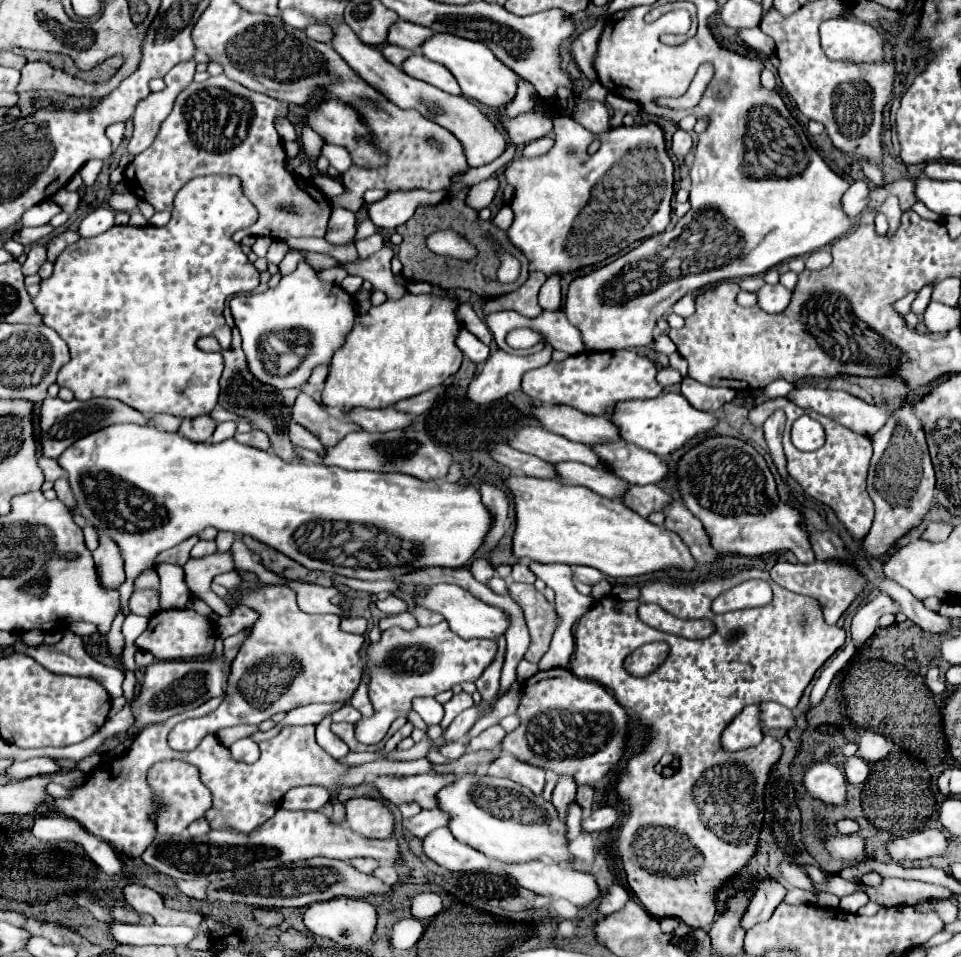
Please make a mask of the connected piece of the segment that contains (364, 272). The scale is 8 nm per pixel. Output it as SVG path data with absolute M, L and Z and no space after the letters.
M382 247L376 255L368 259L360 259L358 263L348 263L346 269L348 273L360 275L362 279L370 281L372 287L386 293L388 299L400 299L410 291L404 285L398 285L394 281L394 273L390 271L390 259L392 259L392 249Z

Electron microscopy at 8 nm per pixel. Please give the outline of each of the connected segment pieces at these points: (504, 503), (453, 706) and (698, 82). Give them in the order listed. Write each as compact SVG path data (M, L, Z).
M486 481L480 483L480 493L482 493L484 505L488 505L488 509L492 509L492 515L494 515L492 533L488 533L486 543L496 543L504 535L504 521L508 515L508 495L500 487Z
M458 693L454 694L453 697L446 702L444 707L444 717L440 722L440 726L443 730L454 721L454 717L458 715L458 713L462 713L464 709L468 709L468 707L472 707L474 705L474 701L472 701L472 697L468 695L468 693Z
M709 63L700 65L690 84L690 89L684 97L680 97L680 99L660 99L658 105L660 107L670 107L670 109L692 109L694 105L698 105L698 101L704 95L712 77L714 77L714 67Z

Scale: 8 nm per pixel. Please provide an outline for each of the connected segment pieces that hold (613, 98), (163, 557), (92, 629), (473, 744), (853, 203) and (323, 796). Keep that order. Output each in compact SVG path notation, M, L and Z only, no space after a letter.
M608 93L608 95L606 95L606 103L608 103L614 111L614 116L612 116L609 121L611 128L621 126L623 118L627 113L634 113L634 111L640 109L636 103L632 103L632 101L616 95L616 93Z
M192 535L192 537L184 539L180 545L176 545L176 547L172 547L172 549L160 553L160 557L156 559L156 563L160 563L160 561L168 561L168 563L184 565L184 563L190 559L190 551L192 551L192 547L194 547L198 541L200 541L198 535Z
M78 621L78 622L74 622L74 623L71 623L70 626L69 626L69 629L81 636L81 637L90 637L91 634L94 634L95 632L97 632L97 627L92 624L92 623L87 623L87 622L84 622L84 621Z
M490 727L470 739L470 749L496 749L500 747L504 735L506 731L502 727Z
M854 181L842 197L844 213L850 219L854 219L864 211L866 203L868 203L868 185L866 185L866 181Z
M308 785L308 787L294 787L284 795L282 807L286 809L322 809L330 799L330 791L322 785Z

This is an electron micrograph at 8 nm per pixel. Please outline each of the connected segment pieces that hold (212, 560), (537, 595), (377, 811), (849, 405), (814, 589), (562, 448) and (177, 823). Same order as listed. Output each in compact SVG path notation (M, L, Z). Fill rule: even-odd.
M232 551L226 553L212 553L206 557L198 557L198 559L190 559L184 565L184 575L186 575L186 583L190 587L190 591L200 597L202 601L206 601L219 616L228 616L232 612L232 607L222 601L216 593L212 593L210 589L210 581L224 573L234 569L234 559L232 559Z
M510 583L510 597L518 601L518 605L524 609L526 625L530 629L530 649L524 655L530 663L538 663L542 655L548 651L552 635L558 625L556 609L552 603L546 601L546 597L534 587L526 583Z
M360 797L346 801L346 825L364 837L388 839L394 835L396 819L386 801Z
M810 385L794 389L788 399L798 403L800 407L810 407L820 415L826 415L840 425L868 437L872 437L890 417L890 411L886 407L868 405L846 391L830 391Z
M816 561L810 565L802 565L802 563L776 563L770 569L772 579L798 595L808 595L812 599L816 599L822 607L822 615L824 621L828 621L828 625L836 625L836 621L840 619L840 615L848 609L848 605L854 601L854 597L864 589L866 579L848 563L836 563L836 561Z
M538 427L520 429L516 433L516 437L510 439L510 445L514 449L524 451L524 453L536 455L548 463L578 461L578 463L586 463L590 467L602 465L600 455L590 445L568 441L562 435L556 435L556 433L550 433L546 429L538 429Z
M160 761L148 771L148 781L160 801L166 803L166 807L160 811L158 817L158 833L160 835L180 835L186 831L186 827L200 819L206 811L208 805L212 805L212 796L207 787L202 785L196 767L184 763L184 761Z

